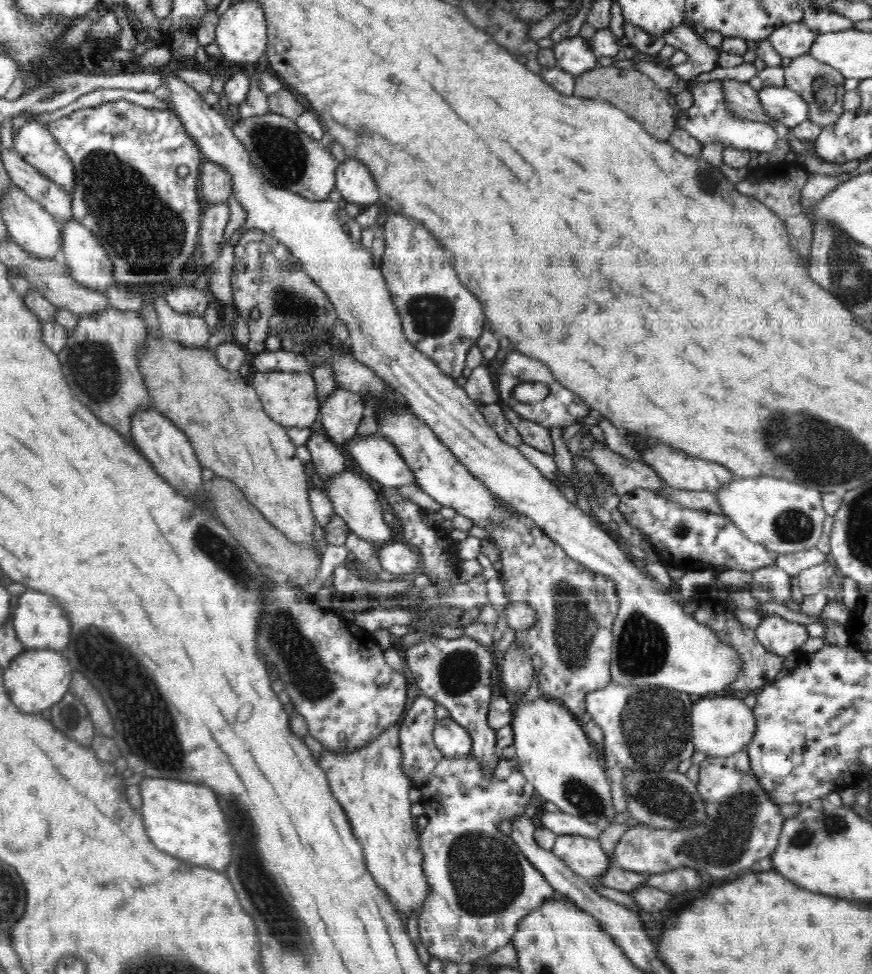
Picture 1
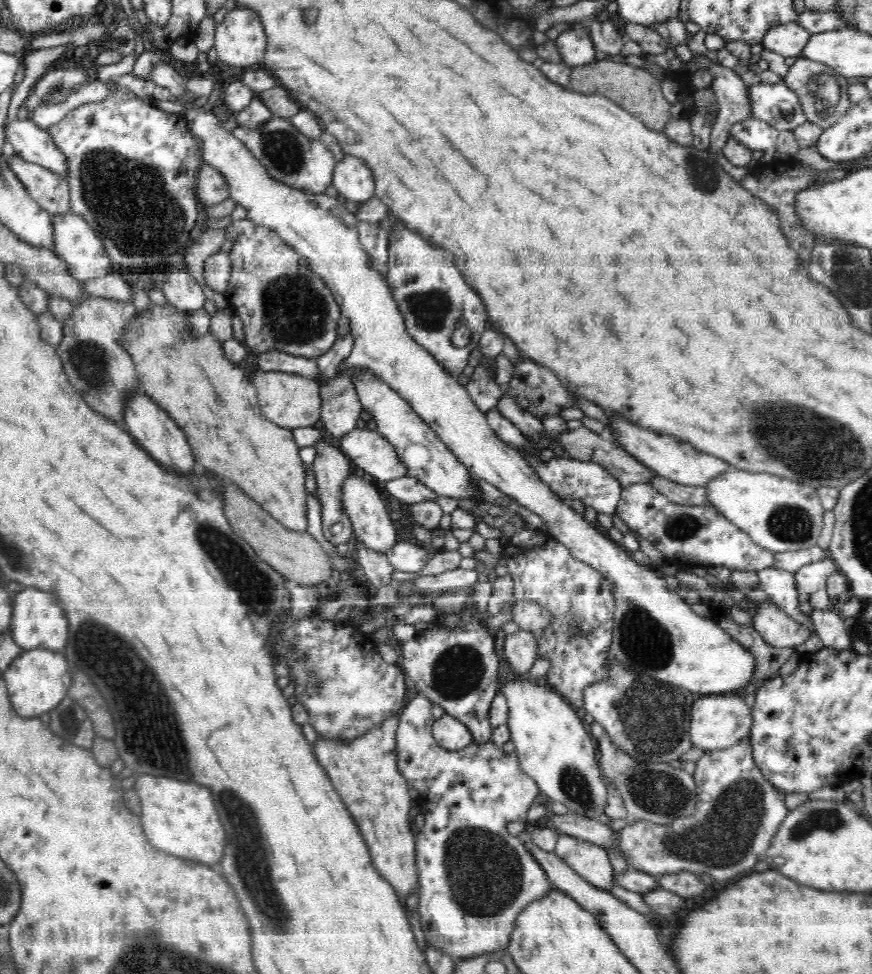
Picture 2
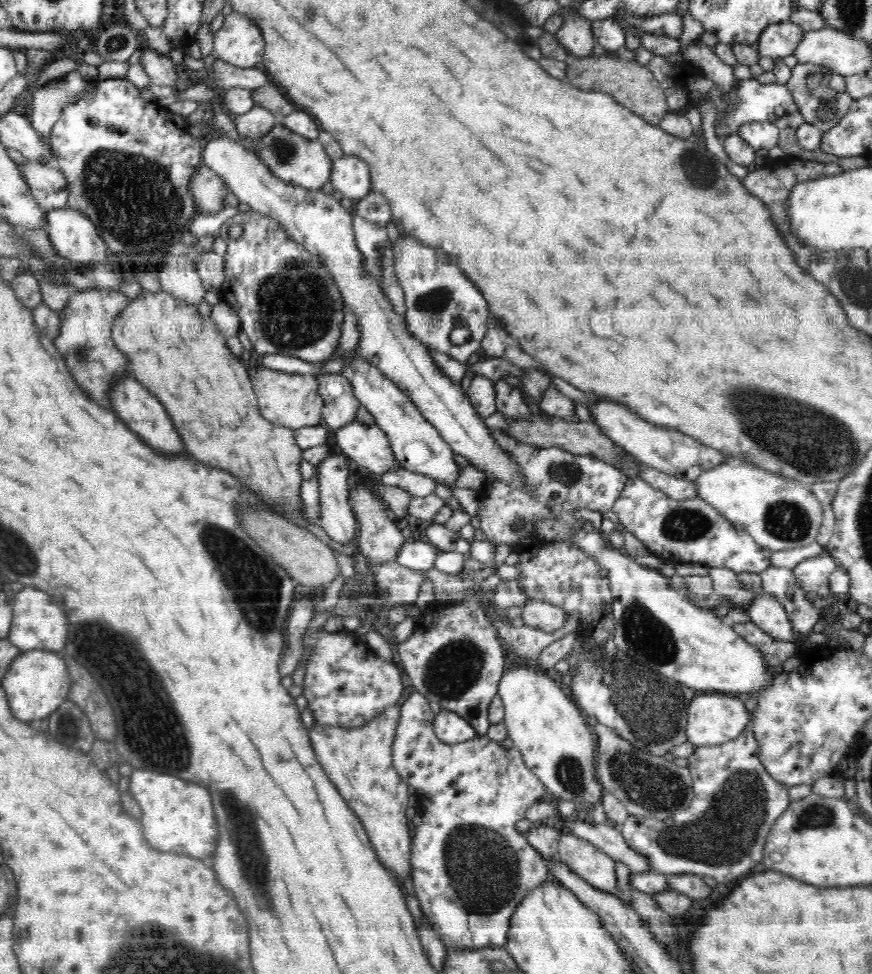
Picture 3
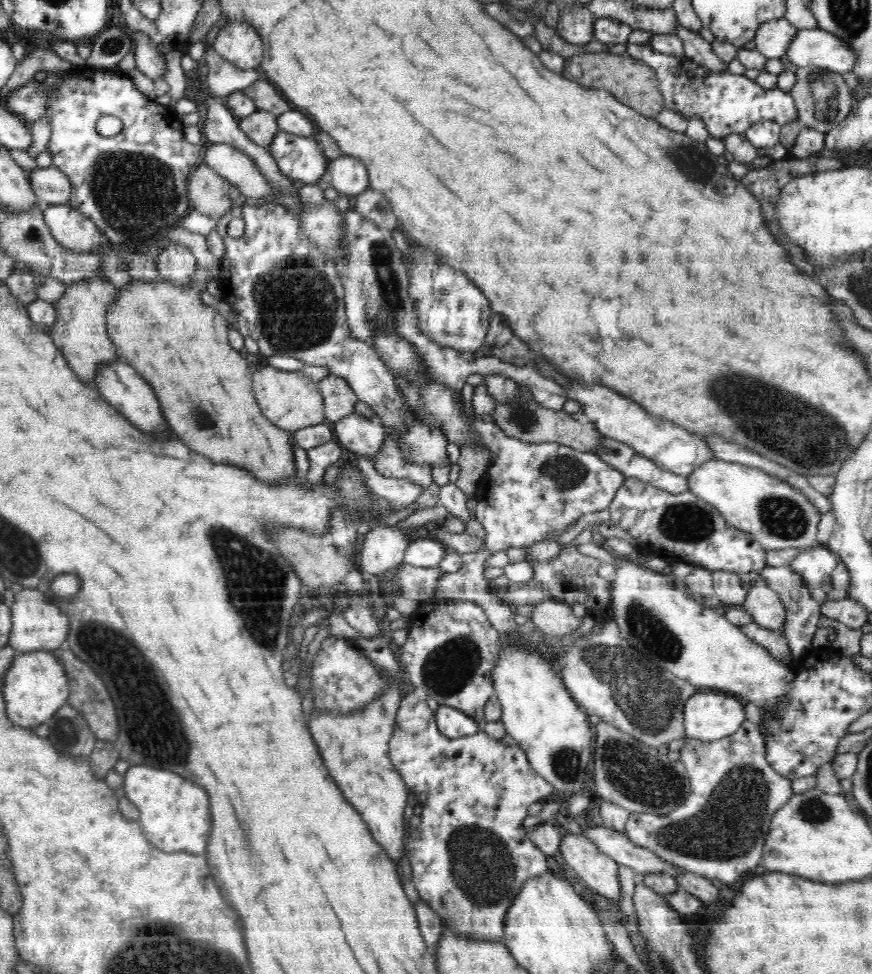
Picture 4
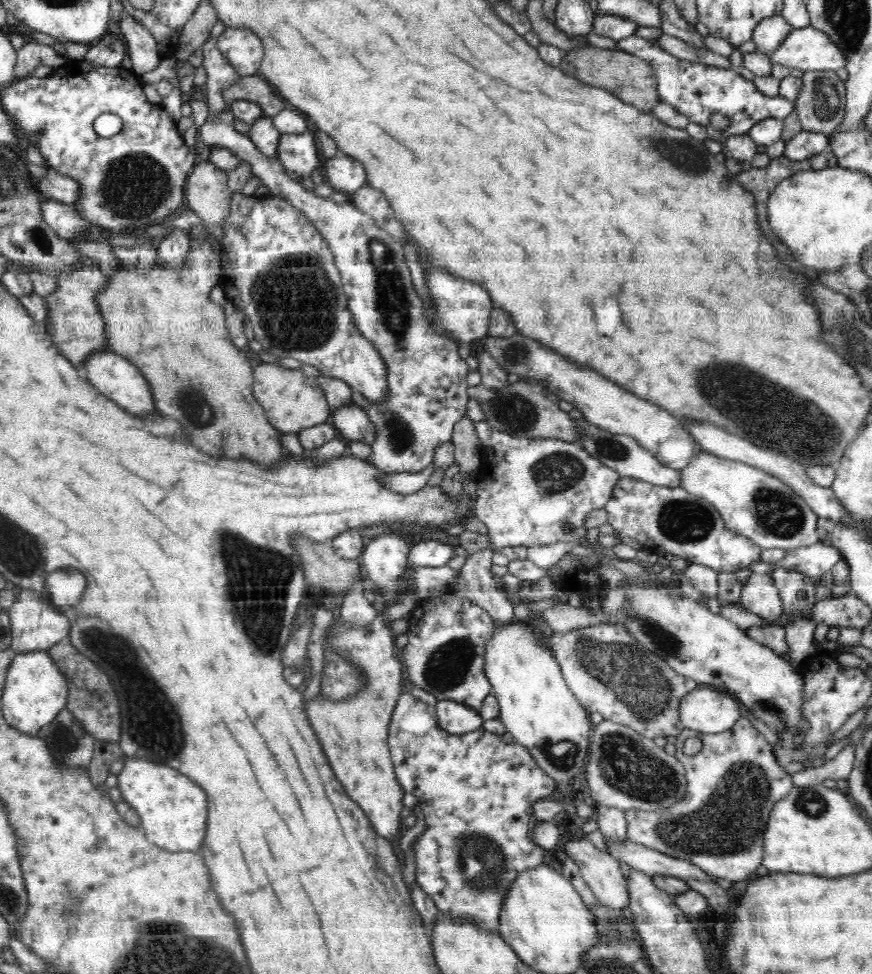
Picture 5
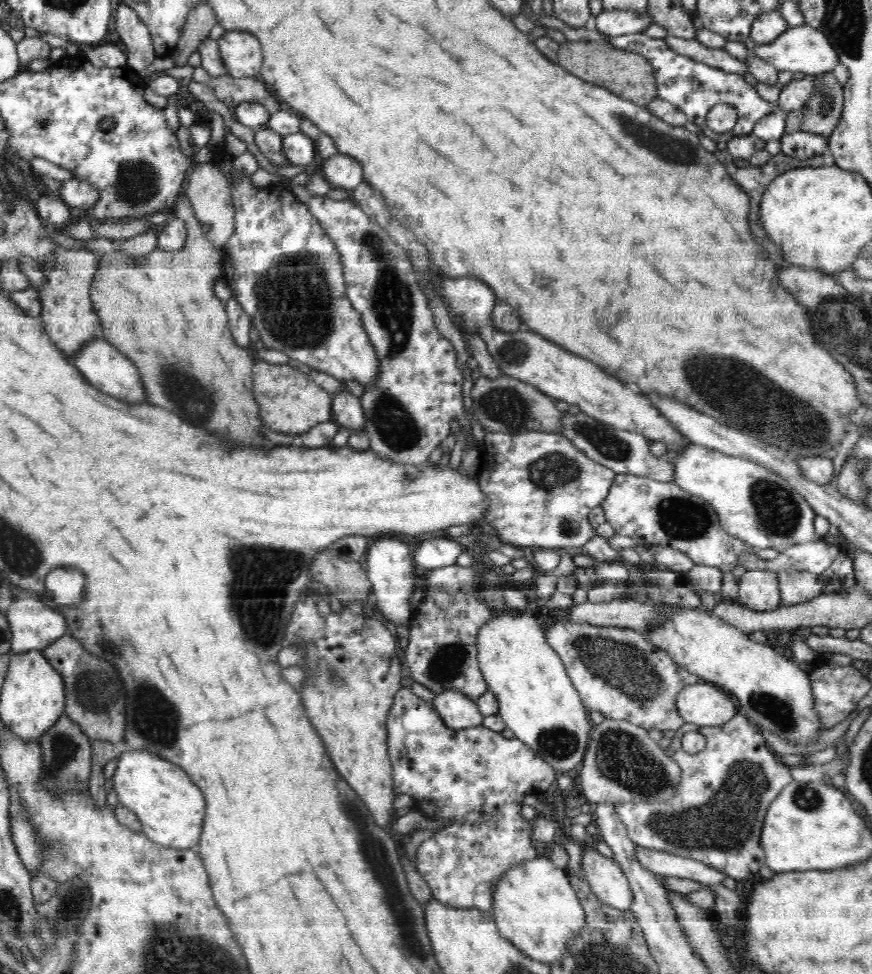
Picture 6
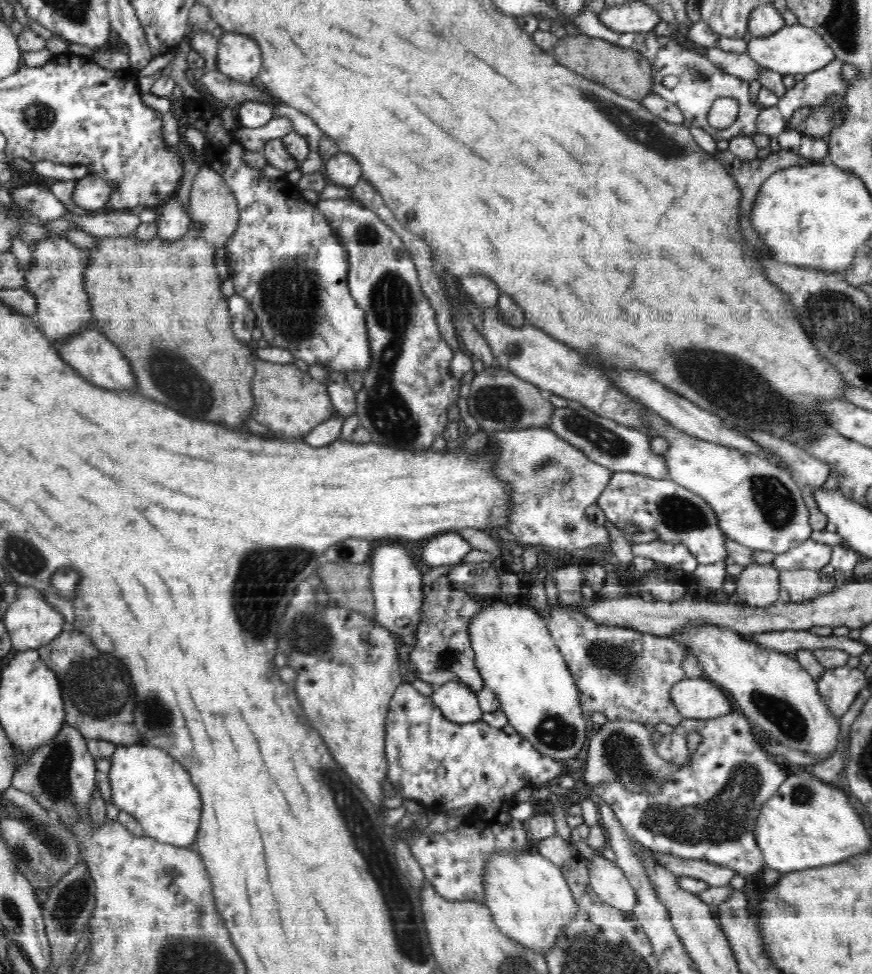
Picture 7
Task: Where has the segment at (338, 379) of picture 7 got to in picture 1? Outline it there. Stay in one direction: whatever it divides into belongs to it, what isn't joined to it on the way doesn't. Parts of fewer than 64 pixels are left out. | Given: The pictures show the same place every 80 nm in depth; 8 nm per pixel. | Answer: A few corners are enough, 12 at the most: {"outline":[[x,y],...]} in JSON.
{"outline":[[377,435],[346,443],[356,464],[384,488],[415,482],[395,446]]}

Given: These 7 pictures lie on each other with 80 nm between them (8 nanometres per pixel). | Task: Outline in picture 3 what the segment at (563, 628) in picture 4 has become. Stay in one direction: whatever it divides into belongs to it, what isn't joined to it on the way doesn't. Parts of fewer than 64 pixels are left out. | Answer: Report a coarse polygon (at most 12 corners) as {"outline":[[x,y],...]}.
{"outline":[[528,599],[520,618],[526,626],[549,633],[568,617],[561,608]]}

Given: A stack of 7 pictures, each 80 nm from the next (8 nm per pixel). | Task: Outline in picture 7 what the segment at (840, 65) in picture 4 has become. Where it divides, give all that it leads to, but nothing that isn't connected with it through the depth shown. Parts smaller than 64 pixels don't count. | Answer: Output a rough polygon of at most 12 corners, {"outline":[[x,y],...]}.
{"outline":[[798,22],[746,52],[781,75],[807,75],[835,58],[821,34]]}

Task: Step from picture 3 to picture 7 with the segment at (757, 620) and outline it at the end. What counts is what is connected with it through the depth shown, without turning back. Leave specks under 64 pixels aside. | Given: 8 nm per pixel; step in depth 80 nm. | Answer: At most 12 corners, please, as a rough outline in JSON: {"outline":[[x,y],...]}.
{"outline":[[755,562],[735,578],[734,600],[764,608],[779,601],[779,570]]}

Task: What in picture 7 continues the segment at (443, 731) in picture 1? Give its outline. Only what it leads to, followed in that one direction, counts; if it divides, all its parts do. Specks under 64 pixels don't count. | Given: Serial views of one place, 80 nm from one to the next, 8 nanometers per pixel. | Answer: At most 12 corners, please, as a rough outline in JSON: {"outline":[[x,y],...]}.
{"outline":[[450,680],[430,696],[452,723],[483,719],[476,692]]}

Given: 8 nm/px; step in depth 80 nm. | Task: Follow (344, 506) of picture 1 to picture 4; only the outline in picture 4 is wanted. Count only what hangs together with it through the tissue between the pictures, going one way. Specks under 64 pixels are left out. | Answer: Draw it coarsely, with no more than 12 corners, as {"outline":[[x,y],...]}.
{"outline":[[396,524],[363,536],[358,568],[382,577],[404,564],[408,542]]}

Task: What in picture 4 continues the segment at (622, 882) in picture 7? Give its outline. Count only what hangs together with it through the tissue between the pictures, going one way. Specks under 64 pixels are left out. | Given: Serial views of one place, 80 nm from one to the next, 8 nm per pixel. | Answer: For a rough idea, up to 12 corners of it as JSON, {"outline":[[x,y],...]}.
{"outline":[[564,833],[558,853],[597,896],[618,902],[618,863]]}

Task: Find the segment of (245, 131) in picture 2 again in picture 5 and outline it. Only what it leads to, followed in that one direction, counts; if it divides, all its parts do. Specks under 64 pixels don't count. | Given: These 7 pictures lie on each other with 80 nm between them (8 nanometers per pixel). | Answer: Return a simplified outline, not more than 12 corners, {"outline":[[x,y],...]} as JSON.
{"outline":[[281,133],[277,158],[299,181],[322,170],[315,135]]}

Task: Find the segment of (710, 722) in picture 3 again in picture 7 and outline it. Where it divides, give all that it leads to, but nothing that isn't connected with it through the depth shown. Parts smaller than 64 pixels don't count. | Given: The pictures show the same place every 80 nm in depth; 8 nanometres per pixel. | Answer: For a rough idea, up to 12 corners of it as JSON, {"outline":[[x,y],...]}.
{"outline":[[703,676],[670,696],[683,719],[716,719],[735,709]]}

